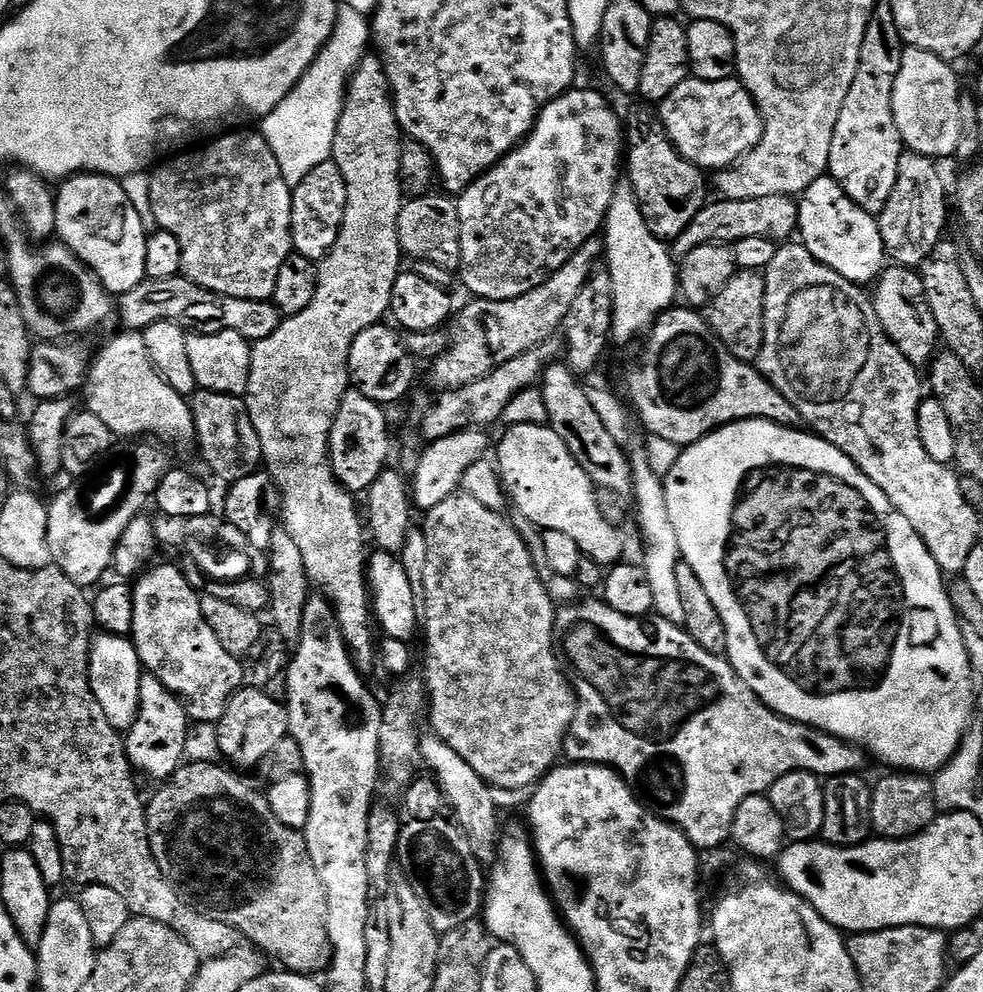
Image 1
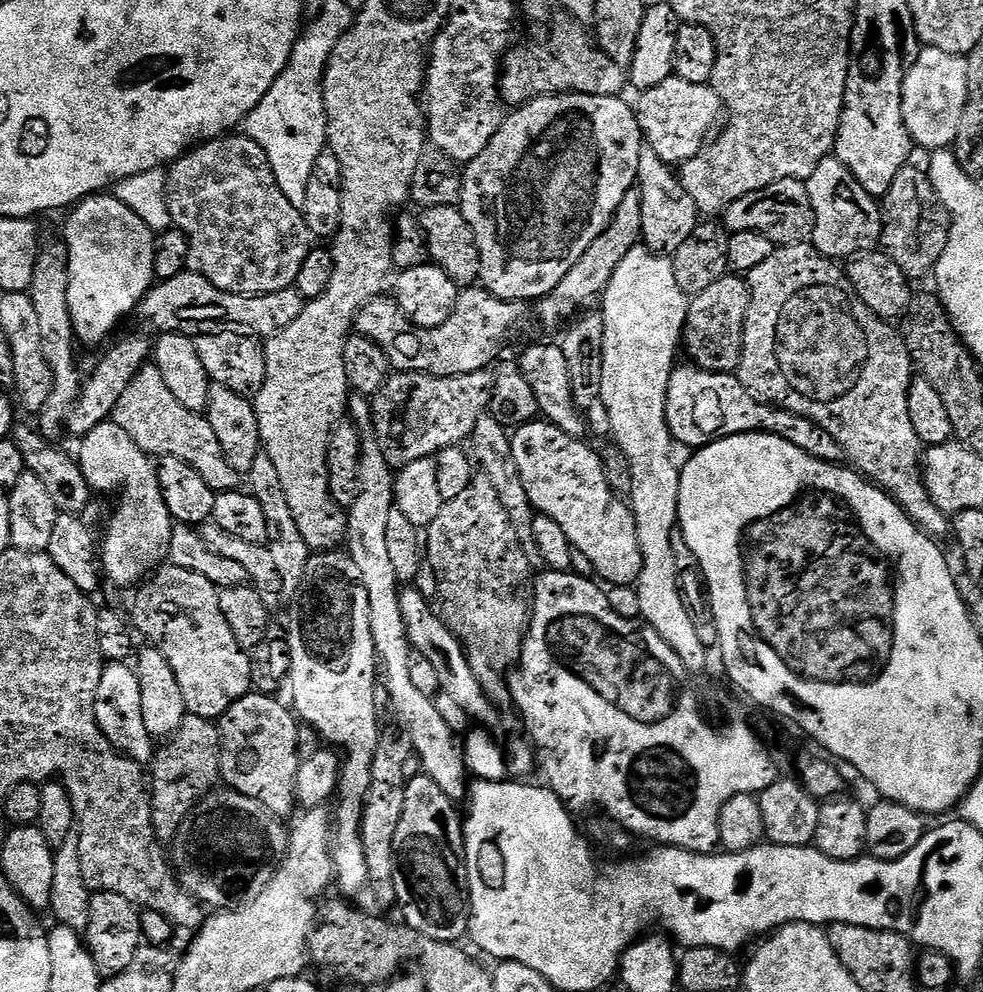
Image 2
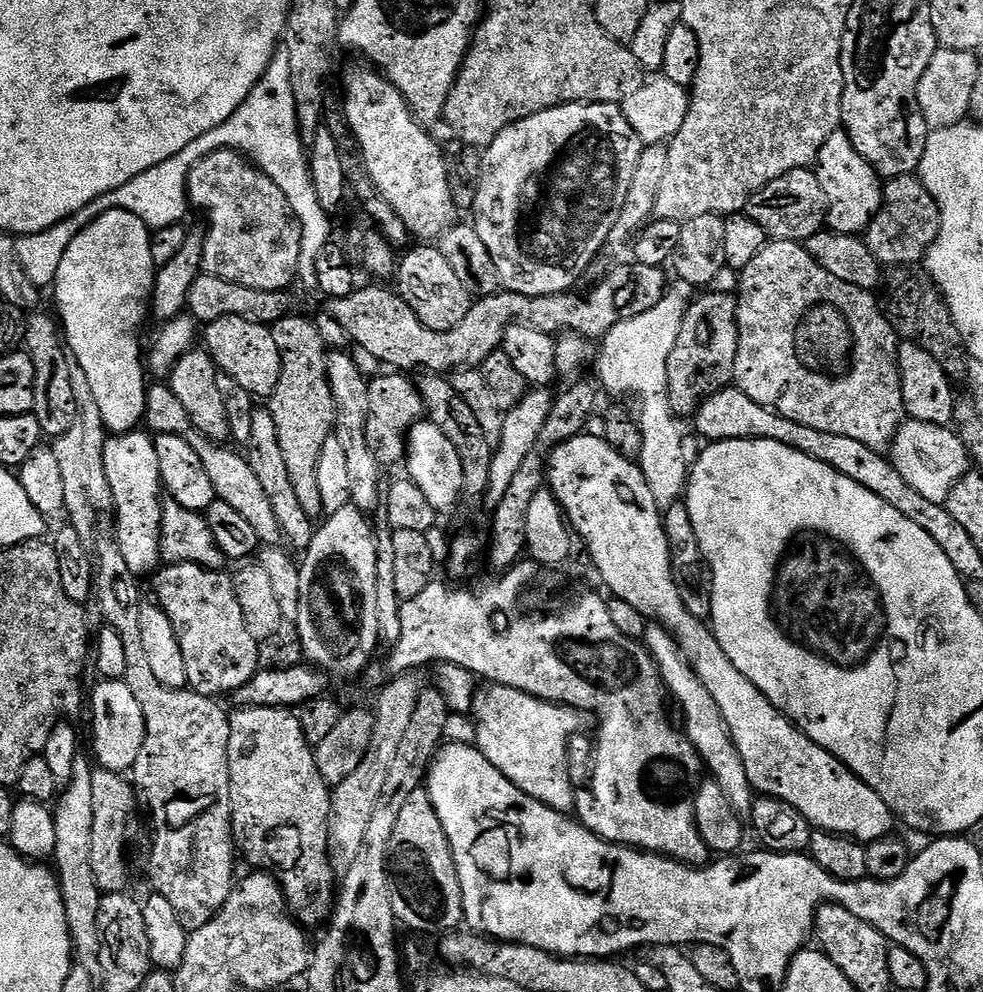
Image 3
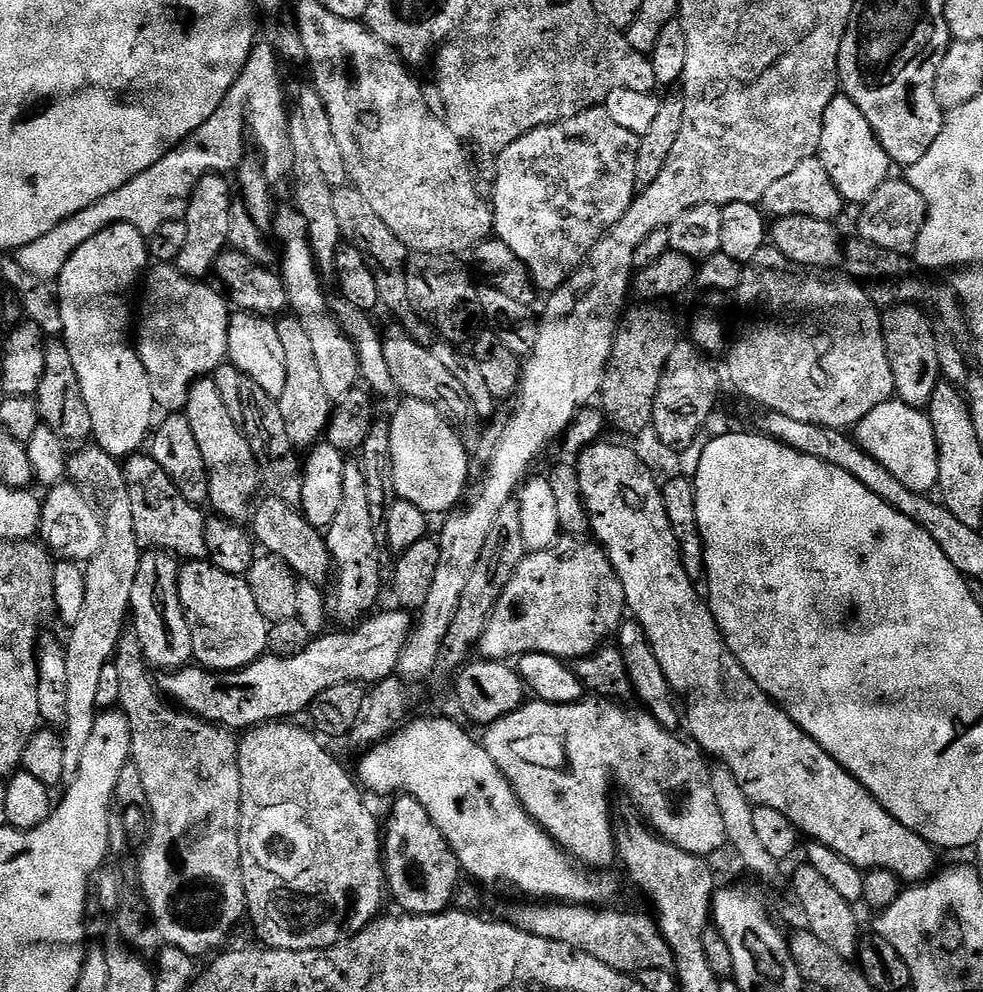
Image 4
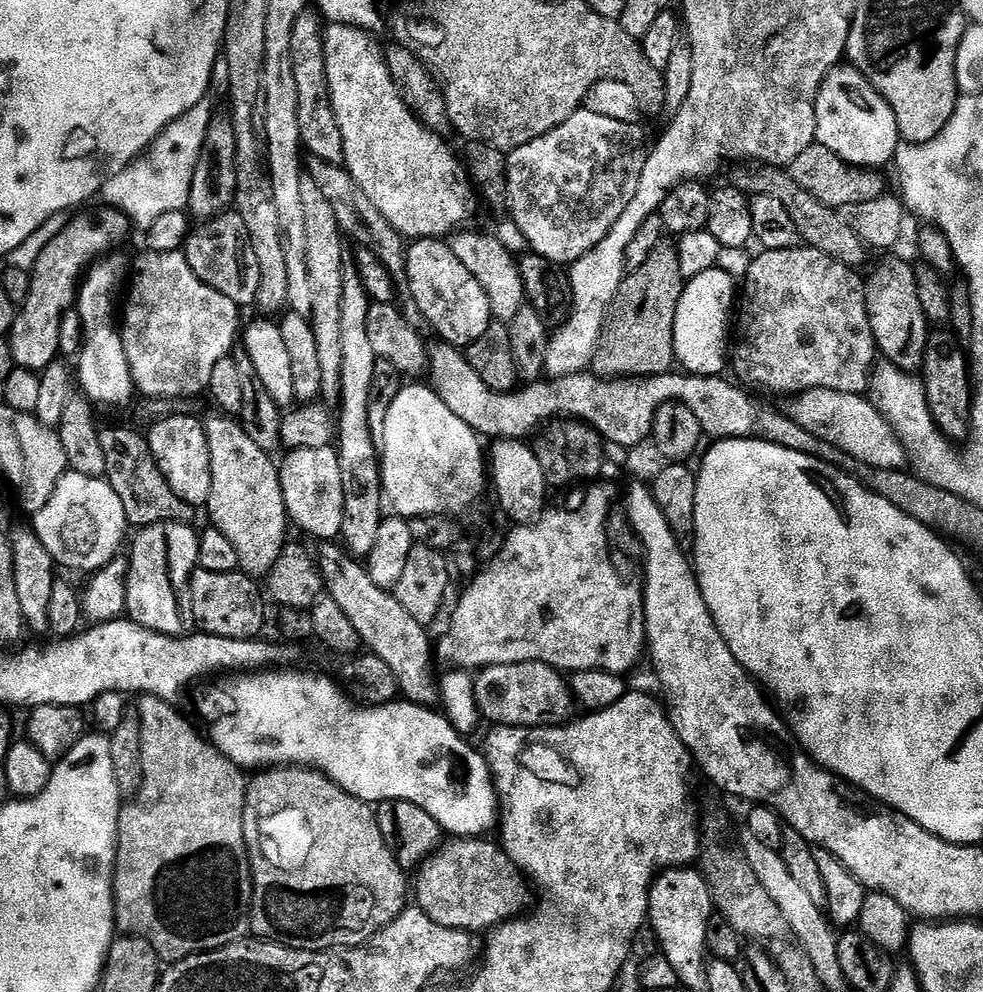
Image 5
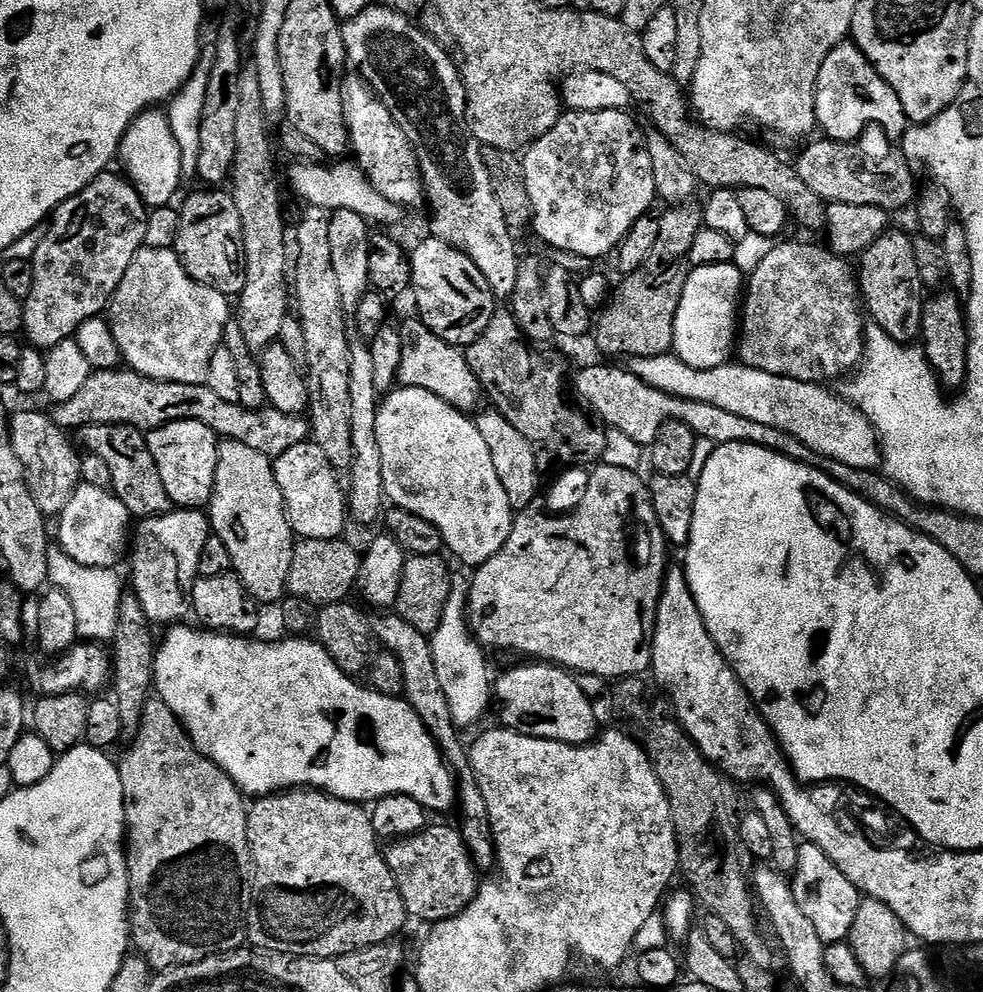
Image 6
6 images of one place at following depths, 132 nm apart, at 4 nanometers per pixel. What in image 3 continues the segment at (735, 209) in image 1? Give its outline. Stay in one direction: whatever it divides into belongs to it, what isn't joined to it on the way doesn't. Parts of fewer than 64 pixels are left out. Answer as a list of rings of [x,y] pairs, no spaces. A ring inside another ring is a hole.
[[[811,167],[790,170],[782,178],[774,178],[762,190],[748,200],[743,215],[750,217],[772,240],[794,240],[803,242],[818,234],[828,218],[826,194],[822,194],[820,179]]]

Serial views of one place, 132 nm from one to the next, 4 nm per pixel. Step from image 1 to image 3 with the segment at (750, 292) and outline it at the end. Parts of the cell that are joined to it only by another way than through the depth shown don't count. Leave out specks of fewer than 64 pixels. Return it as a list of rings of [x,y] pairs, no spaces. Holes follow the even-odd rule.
[[[705,292],[705,296],[698,297],[693,304],[691,301],[685,307],[682,330],[678,330],[678,342],[674,342],[674,350],[670,350],[670,362],[666,362],[670,406],[680,418],[695,417],[702,401],[733,383],[739,338],[736,325],[737,297],[730,292]]]

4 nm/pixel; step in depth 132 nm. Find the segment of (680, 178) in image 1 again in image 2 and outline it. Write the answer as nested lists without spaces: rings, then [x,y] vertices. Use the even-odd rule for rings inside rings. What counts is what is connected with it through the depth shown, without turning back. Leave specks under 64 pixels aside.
[[[645,147],[638,162],[638,191],[642,198],[642,237],[643,247],[655,256],[671,258],[678,246],[694,234],[697,224],[701,223],[702,214],[690,198],[690,194],[682,186],[677,169],[673,165],[662,162],[654,150]]]

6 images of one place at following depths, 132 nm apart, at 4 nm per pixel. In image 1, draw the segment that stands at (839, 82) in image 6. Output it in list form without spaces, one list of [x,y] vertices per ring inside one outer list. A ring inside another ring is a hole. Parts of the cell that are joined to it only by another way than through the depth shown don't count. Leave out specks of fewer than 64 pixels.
[[[820,176],[799,197],[798,207],[799,239],[818,263],[830,266],[852,284],[868,286],[879,280],[886,267],[886,253],[877,217],[854,203],[835,178]]]

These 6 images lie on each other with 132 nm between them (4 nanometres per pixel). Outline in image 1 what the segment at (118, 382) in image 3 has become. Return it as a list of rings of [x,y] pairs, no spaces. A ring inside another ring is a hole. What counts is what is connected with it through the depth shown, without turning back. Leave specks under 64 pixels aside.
[[[95,174],[70,176],[56,192],[56,236],[81,260],[110,294],[134,290],[146,279],[146,242],[148,236],[138,218],[138,210],[126,198],[119,179]]]

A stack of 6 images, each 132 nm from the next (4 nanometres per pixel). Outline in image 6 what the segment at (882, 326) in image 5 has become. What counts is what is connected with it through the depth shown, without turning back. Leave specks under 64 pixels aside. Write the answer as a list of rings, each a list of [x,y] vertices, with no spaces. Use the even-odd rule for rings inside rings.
[[[889,230],[883,232],[858,257],[859,294],[866,305],[867,315],[871,323],[886,330],[886,334],[899,344],[912,344],[920,340],[926,289],[918,274],[915,249],[913,237],[908,237],[904,232]]]

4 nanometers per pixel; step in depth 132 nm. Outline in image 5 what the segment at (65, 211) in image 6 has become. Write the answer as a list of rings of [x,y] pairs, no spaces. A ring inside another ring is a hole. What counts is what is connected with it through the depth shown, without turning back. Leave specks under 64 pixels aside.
[[[104,210],[97,220],[80,216],[77,220],[71,219],[58,238],[42,250],[38,262],[30,268],[29,296],[24,304],[19,305],[16,321],[7,337],[17,368],[40,374],[57,363],[60,356],[60,322],[64,313],[76,303],[78,281],[97,260],[111,253],[115,244],[127,238],[128,228],[128,218],[115,210]]]

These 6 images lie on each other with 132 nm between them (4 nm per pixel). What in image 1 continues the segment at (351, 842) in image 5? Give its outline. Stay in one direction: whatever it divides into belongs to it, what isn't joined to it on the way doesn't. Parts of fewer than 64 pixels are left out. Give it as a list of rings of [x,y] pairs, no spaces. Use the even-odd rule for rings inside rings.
[[[247,686],[235,692],[230,698],[230,702],[226,706],[226,714],[222,714],[222,718],[215,725],[216,744],[220,747],[220,752],[225,756],[227,763],[233,769],[240,768],[256,768],[265,763],[270,753],[278,746],[278,742],[282,742],[288,735],[288,710],[283,703],[276,701],[275,695],[263,692],[262,690],[254,690]]]

